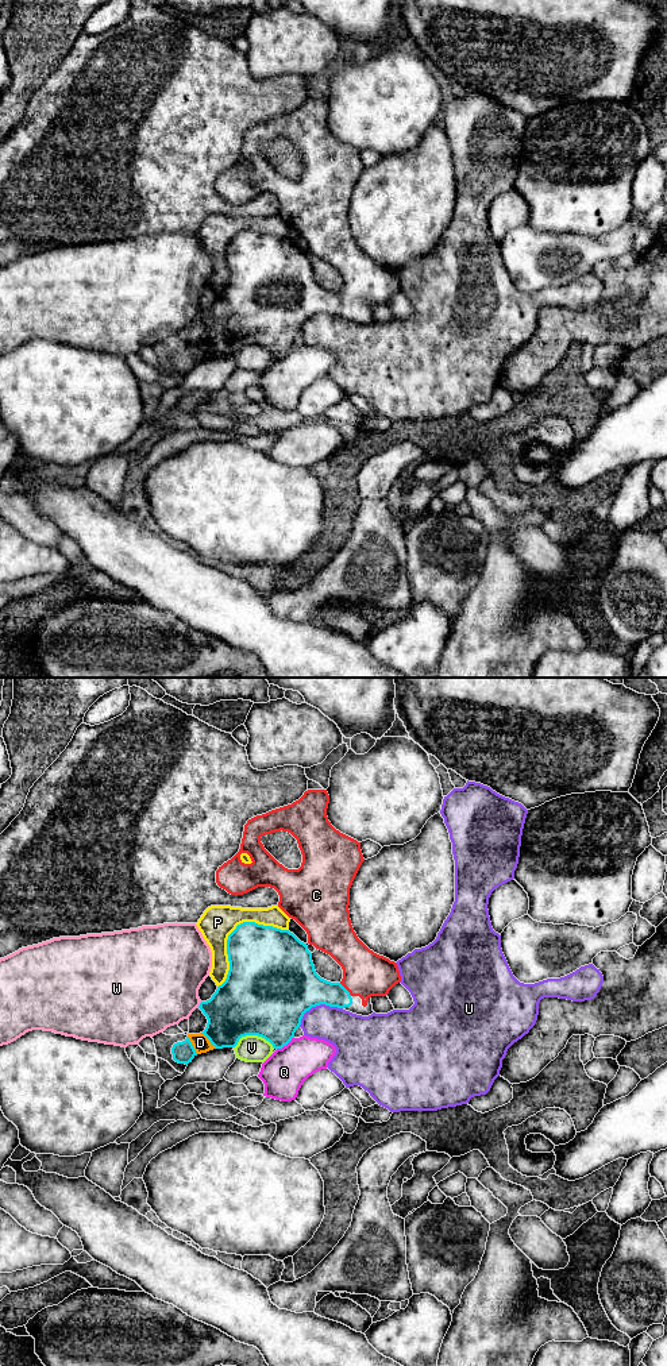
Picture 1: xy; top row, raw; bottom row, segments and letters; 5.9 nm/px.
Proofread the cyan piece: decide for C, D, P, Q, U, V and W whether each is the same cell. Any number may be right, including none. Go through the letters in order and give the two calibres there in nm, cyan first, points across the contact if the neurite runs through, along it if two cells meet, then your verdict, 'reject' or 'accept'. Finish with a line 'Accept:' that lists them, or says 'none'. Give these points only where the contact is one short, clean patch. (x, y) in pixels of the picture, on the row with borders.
C: 240/280 nm | across xy (304, 988), (346, 990), (365, 973) | accept
D: 340/100 nm | reject
P: 420/200 nm | reject
Q: 380/260 nm | reject
U: 460/240 nm | reject
V: 500/160 nm | reject
W: 360/440 nm | reject
Accept: C

